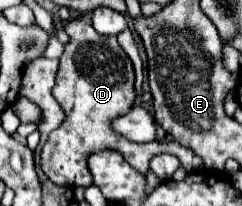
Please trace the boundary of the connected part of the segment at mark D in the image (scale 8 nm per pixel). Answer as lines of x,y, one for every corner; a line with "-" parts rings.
73,19
65,23
65,31
69,35
69,43
65,45
65,51
59,59
59,71
55,77
53,97
65,111
65,121
49,135
47,143
43,145
41,153
41,169
43,173
55,183
55,185
93,185
93,175
89,173
89,157
97,151
119,151
125,161
139,171
141,175
147,175
149,163
159,153
171,153
177,155
181,165
193,173
203,171
201,159
193,155
187,147
181,147
177,143
129,143
127,139
115,135
111,131
111,119
127,113
135,101
135,89
133,89
133,63
117,43
115,35
101,35
93,31
89,23
83,19

